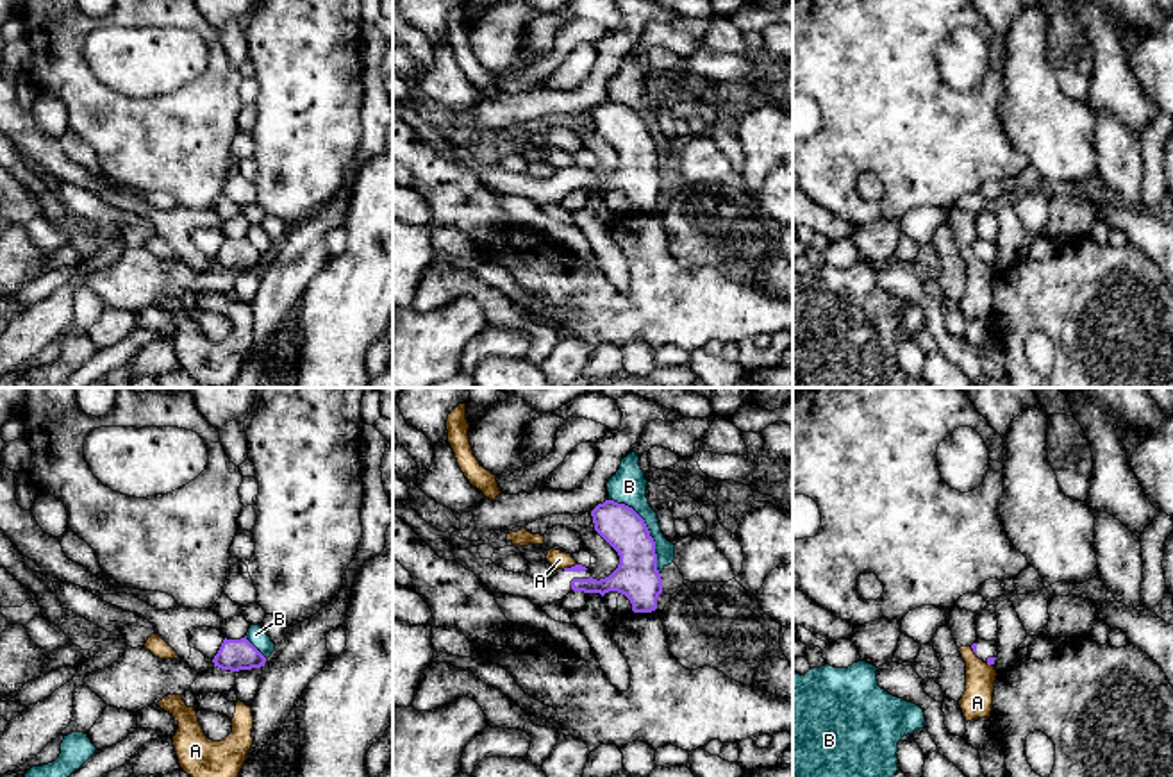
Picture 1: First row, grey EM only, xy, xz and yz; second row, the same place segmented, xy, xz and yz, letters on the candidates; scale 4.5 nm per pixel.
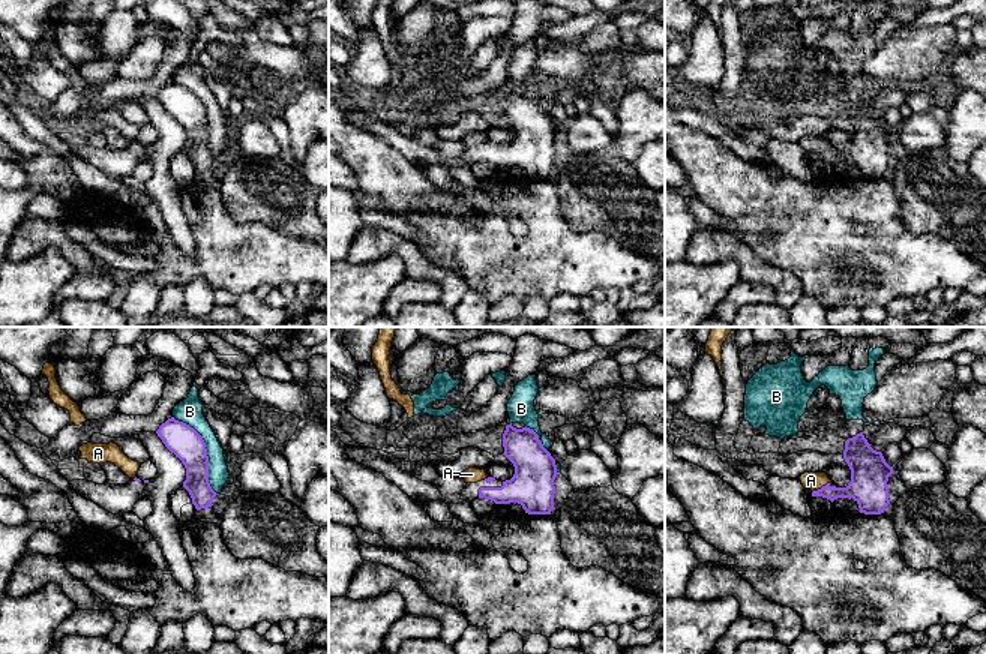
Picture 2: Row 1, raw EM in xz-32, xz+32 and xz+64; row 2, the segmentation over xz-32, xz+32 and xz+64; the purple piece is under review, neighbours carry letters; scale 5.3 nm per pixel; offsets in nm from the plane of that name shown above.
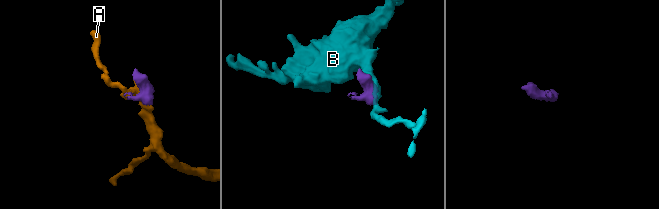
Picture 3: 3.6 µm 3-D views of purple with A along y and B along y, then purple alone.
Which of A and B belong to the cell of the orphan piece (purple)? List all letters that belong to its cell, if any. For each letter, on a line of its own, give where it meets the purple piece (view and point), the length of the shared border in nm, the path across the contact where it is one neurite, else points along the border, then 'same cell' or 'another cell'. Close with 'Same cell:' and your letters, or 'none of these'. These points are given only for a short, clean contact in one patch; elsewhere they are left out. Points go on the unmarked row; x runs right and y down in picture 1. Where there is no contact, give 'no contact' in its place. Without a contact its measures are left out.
A: xz (572, 167) | 80 nm | along xz (577, 163), (563, 168) | another cell
B: xz (648, 131) | 420 nm | another cell
Same cell: none of these

